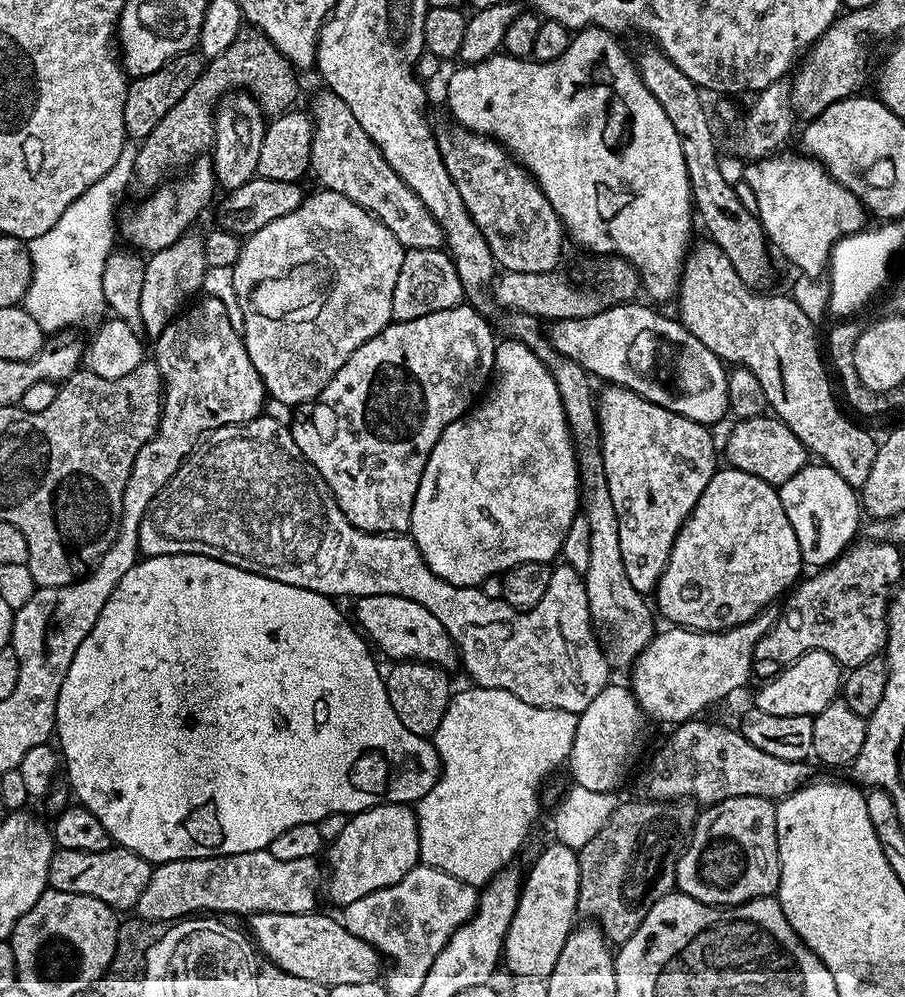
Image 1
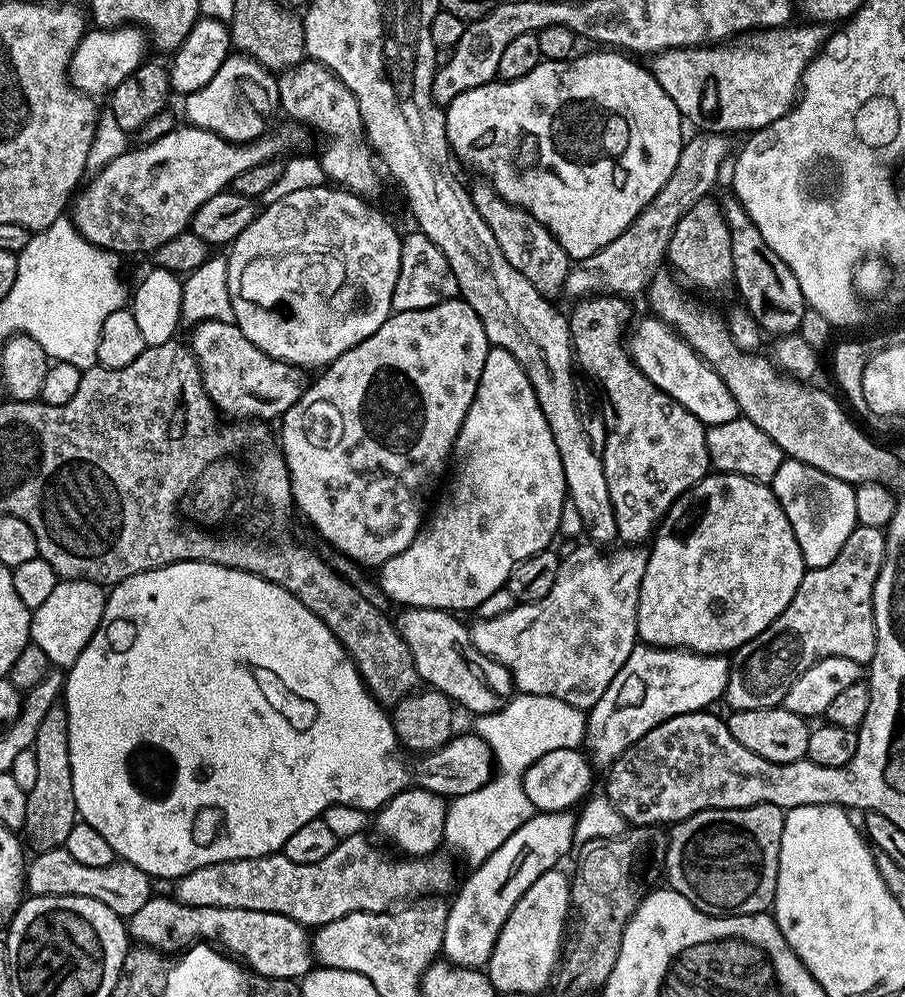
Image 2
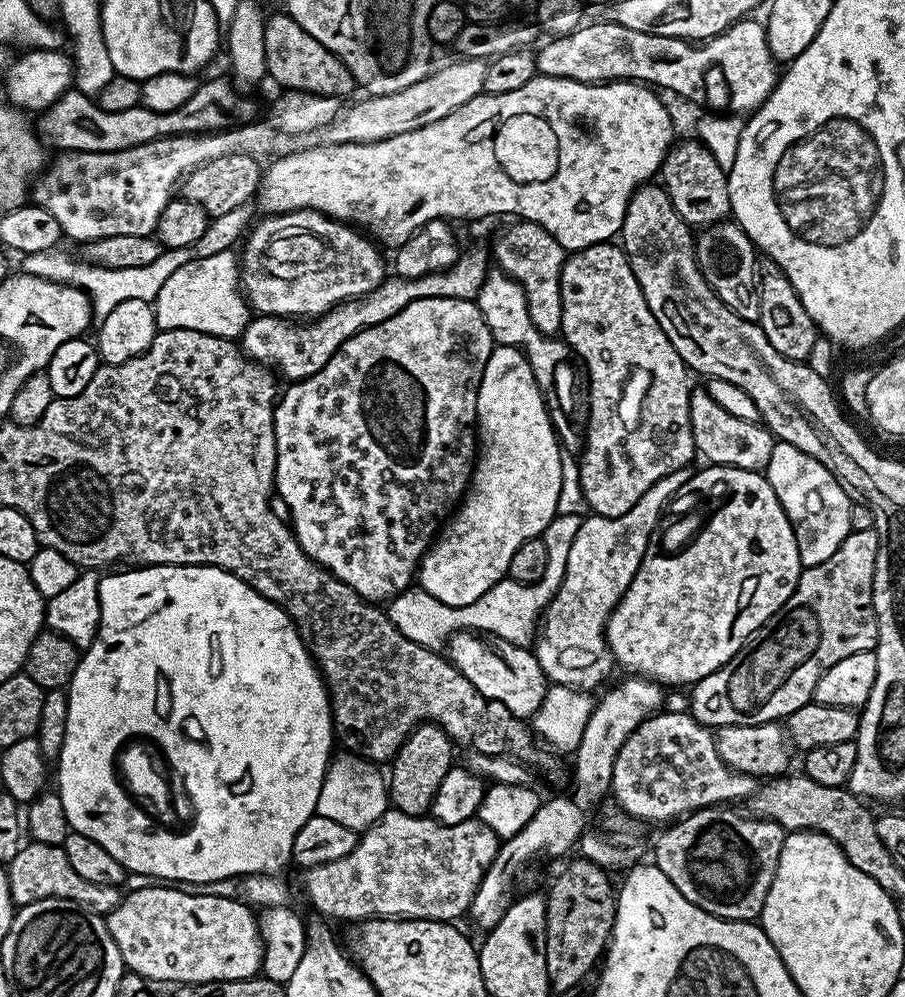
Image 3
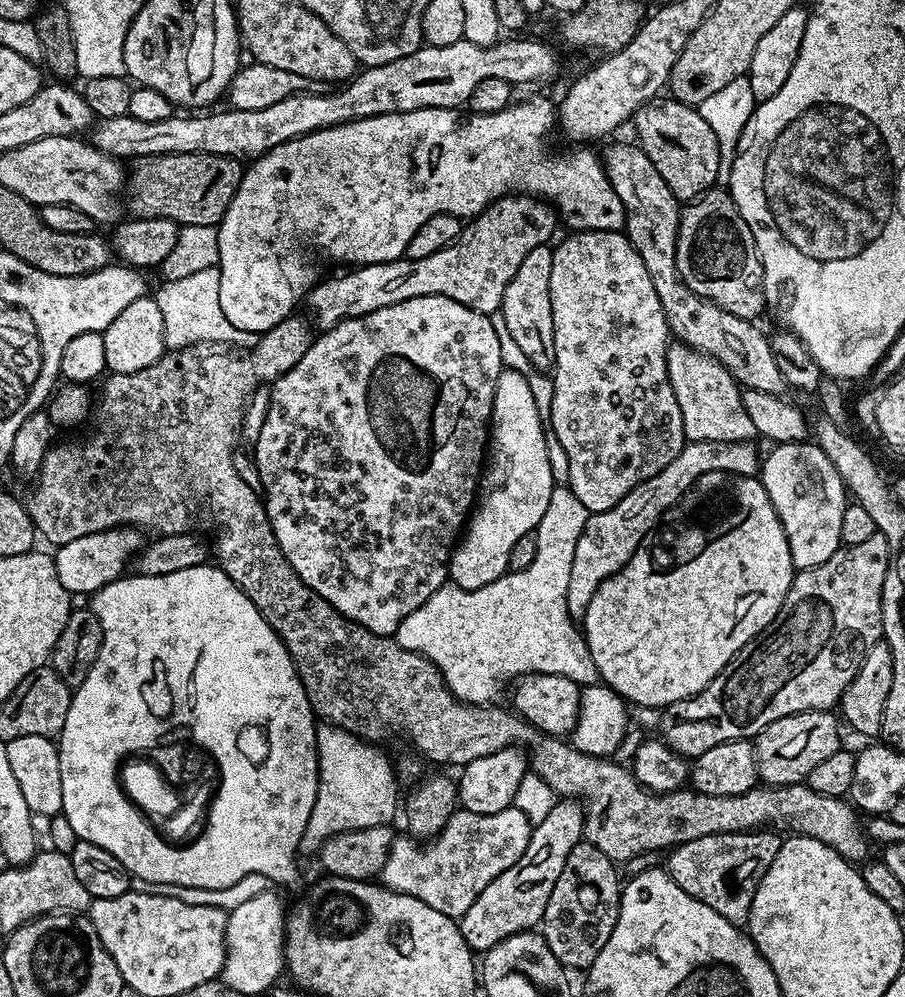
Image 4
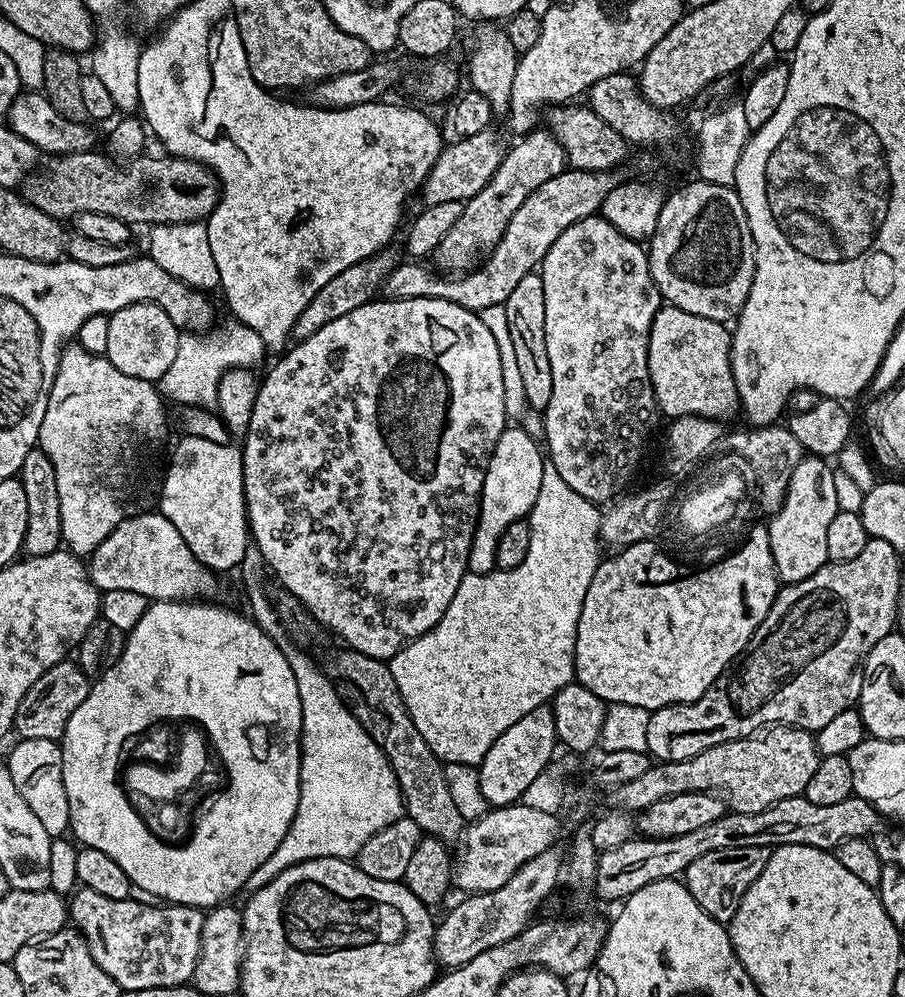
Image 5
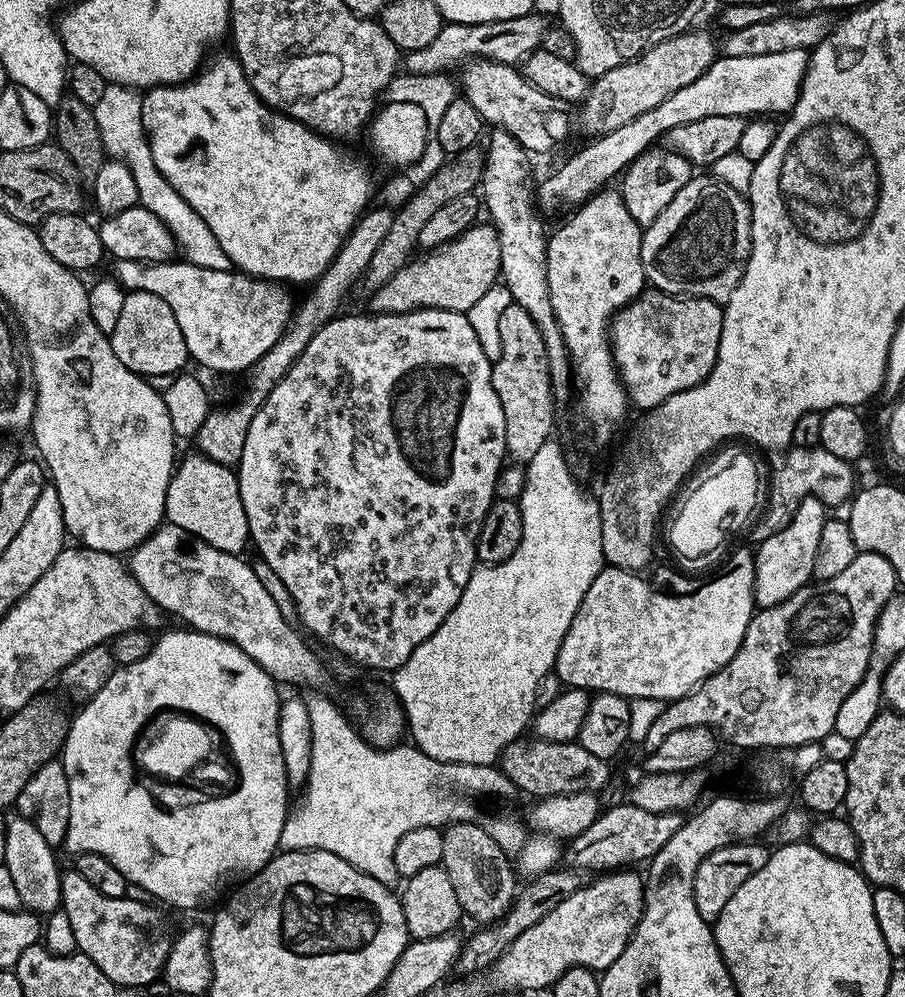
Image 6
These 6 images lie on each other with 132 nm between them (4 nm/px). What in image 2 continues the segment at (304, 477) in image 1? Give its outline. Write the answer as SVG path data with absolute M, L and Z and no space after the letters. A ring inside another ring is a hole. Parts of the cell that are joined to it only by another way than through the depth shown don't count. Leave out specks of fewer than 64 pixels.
M580 542L576 545L578 545L577 548L569 556L565 555L561 559L558 579L554 581L554 587L550 589L550 594L546 594L546 598L542 598L533 604L517 603L509 612L477 619L477 624L473 623L470 631L474 646L478 646L478 650L482 650L482 654L486 654L491 660L497 660L502 666L506 666L509 672L512 673L513 685L521 693L529 692L535 696L553 696L570 706L588 710L598 702L598 698L606 690L606 686L610 686L610 682L614 682L614 674L618 674L618 670L622 670L622 662L626 662L626 658L630 658L630 654L637 646L636 611L638 610L638 594L642 586L642 574L646 574L648 552L640 546L620 546L617 552L609 554L608 560L599 560L596 557L597 545L591 542Z

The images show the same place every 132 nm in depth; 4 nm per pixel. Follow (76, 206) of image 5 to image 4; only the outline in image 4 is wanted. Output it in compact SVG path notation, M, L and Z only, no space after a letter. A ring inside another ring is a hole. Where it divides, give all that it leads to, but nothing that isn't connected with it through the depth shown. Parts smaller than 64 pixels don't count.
M218 154L146 156L131 165L126 176L126 212L129 217L170 218L181 226L219 225L244 177L245 165Z

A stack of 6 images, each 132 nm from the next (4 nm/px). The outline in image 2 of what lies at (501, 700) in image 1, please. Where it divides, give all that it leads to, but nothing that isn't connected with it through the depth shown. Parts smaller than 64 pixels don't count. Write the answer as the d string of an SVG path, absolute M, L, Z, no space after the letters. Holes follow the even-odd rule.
M529 692L511 697L496 712L485 712L474 728L475 735L488 743L492 752L495 772L492 779L470 794L455 797L449 803L444 827L444 844L461 852L472 866L483 863L522 826L534 809L524 789L524 771L542 754L550 750L580 748L585 743L588 730L586 712L553 696L535 696Z

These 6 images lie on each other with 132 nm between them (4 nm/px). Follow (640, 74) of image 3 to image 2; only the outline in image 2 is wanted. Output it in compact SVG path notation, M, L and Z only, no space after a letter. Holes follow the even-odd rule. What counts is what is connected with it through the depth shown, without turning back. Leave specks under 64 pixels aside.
M803 23L797 28L762 28L698 48L667 48L651 57L650 71L685 121L700 124L704 120L706 132L751 134L791 110L801 91L806 66L828 41L829 25Z

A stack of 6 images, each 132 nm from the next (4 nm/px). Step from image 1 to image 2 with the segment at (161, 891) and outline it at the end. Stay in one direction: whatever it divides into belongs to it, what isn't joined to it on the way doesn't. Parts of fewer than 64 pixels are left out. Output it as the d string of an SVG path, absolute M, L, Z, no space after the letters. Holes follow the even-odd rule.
M345 835L322 862L313 864L290 862L283 854L273 854L202 866L175 881L174 896L186 906L277 912L315 930L351 912L387 912L421 898L453 891L458 877L455 866L446 857L384 856L383 850L375 848L366 836Z

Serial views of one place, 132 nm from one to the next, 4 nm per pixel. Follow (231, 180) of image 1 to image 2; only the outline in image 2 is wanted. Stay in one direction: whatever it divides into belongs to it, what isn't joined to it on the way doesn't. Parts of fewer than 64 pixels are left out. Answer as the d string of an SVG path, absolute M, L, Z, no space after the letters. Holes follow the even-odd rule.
M243 53L230 54L202 90L189 93L186 97L186 116L193 127L208 129L226 138L232 143L248 143L264 135L269 129L270 118L279 107L279 96L277 94L278 82L275 75L267 68L261 66L256 60L250 59Z

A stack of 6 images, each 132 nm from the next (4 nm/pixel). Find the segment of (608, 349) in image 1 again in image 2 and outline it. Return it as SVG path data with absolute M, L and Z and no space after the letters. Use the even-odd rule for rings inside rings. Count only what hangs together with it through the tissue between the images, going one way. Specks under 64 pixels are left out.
M651 314L645 316L645 320L637 319L631 325L626 336L628 353L638 370L642 370L642 374L650 378L658 390L690 410L690 414L694 414L694 418L701 420L705 426L737 419L738 409L734 398L730 390L726 390L726 382L718 378L711 364L707 364L666 322Z

